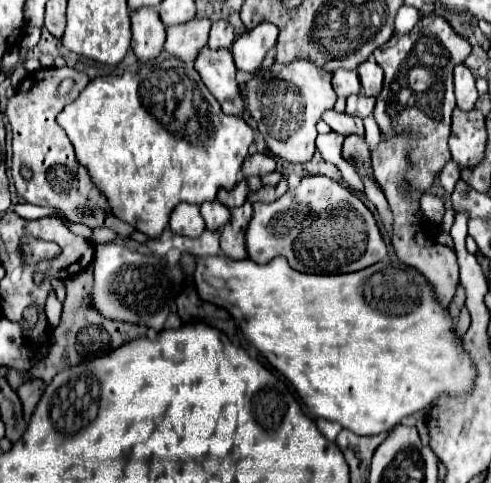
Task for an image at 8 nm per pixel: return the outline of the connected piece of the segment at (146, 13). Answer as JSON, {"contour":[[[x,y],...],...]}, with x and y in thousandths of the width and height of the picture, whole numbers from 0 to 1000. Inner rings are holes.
{"contour":[[[291,12],[267,29],[267,99],[283,124],[320,120],[336,91],[336,54],[316,17]]]}

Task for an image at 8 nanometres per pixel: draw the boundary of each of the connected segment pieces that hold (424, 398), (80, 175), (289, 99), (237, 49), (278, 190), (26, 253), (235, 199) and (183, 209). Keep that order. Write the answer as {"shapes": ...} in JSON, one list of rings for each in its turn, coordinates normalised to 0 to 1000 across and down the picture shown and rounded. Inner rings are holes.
{"shapes":[[[[442,530],[401,542],[397,596],[413,621],[470,646],[515,716],[556,762],[597,791],[637,865],[690,874],[719,899],[756,903],[796,894],[821,861],[882,841],[898,820],[939,824],[943,816],[959,816],[967,799],[967,749],[927,687],[927,663],[898,634],[894,613],[862,567],[821,542],[809,542],[809,559],[804,538],[788,534],[747,559],[642,571],[597,559],[580,530],[564,530],[548,547]]],[[[136,137],[84,141],[75,149],[63,149],[39,174],[35,195],[18,203],[14,228],[10,228],[10,240],[26,269],[26,356],[22,356],[26,377],[31,377],[35,402],[47,406],[59,422],[120,431],[120,435],[128,435],[128,443],[141,460],[165,460],[181,472],[218,468],[238,489],[263,493],[275,480],[275,472],[259,460],[246,460],[242,451],[238,451],[238,472],[234,472],[234,443],[226,439],[218,410],[198,389],[198,381],[185,373],[181,352],[157,335],[136,277],[128,277],[128,265],[112,253],[116,236],[136,215],[145,215],[177,174],[181,174],[181,157],[173,149],[161,149],[161,145],[136,141]],[[128,161],[149,161],[153,182],[141,199],[120,203],[112,190]],[[47,344],[63,348],[63,356],[67,356],[63,373],[51,373],[43,364]]],[[[605,120],[576,137],[560,128],[548,145],[532,141],[515,166],[499,174],[499,224],[515,248],[523,248],[523,265],[536,277],[544,306],[552,319],[597,335],[629,335],[642,315],[642,286],[646,286],[646,253],[654,236],[682,219],[686,195],[674,178],[674,149],[642,137],[629,120]],[[548,161],[548,170],[532,170]]],[[[536,46],[515,62],[503,62],[491,75],[483,75],[470,95],[483,141],[511,153],[523,149],[544,104],[564,87],[564,70],[564,54]]],[[[576,364],[564,385],[536,385],[527,393],[519,393],[519,398],[507,398],[503,410],[507,410],[507,418],[523,418],[523,414],[532,414],[532,418],[556,418],[568,406],[576,406],[585,398],[585,389],[589,389],[585,385],[585,364]]],[[[47,489],[39,501],[39,526],[47,542],[71,551],[84,538],[104,538],[120,530],[120,509],[112,501],[92,501],[67,489]]],[[[495,369],[491,377],[479,381],[475,393],[446,393],[442,414],[454,418],[462,431],[479,431],[479,427],[491,427],[499,418],[503,398],[507,398],[507,385],[503,385],[503,373]]],[[[377,418],[356,427],[344,451],[344,472],[373,489],[405,489],[418,476],[418,460],[405,443],[405,427]]]]}

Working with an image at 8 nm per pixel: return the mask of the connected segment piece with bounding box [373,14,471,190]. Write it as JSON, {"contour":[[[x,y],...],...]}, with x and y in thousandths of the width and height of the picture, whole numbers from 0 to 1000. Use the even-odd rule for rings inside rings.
{"contour":[[[890,29],[857,37],[837,66],[809,70],[784,95],[764,104],[764,124],[780,141],[784,166],[760,240],[784,282],[809,265],[849,277],[849,290],[833,311],[841,352],[833,352],[829,369],[853,393],[870,393],[882,369],[919,331],[910,290],[919,273],[919,232],[927,224],[923,145],[947,128],[955,108],[959,91]]]}

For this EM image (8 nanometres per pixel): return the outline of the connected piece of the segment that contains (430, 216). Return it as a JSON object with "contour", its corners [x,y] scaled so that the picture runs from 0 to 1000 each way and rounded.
{"contour":[[[862,402],[857,410],[857,439],[862,447],[878,460],[878,464],[894,464],[902,443],[906,443],[906,427],[902,427],[902,414],[882,406],[882,402]]]}

